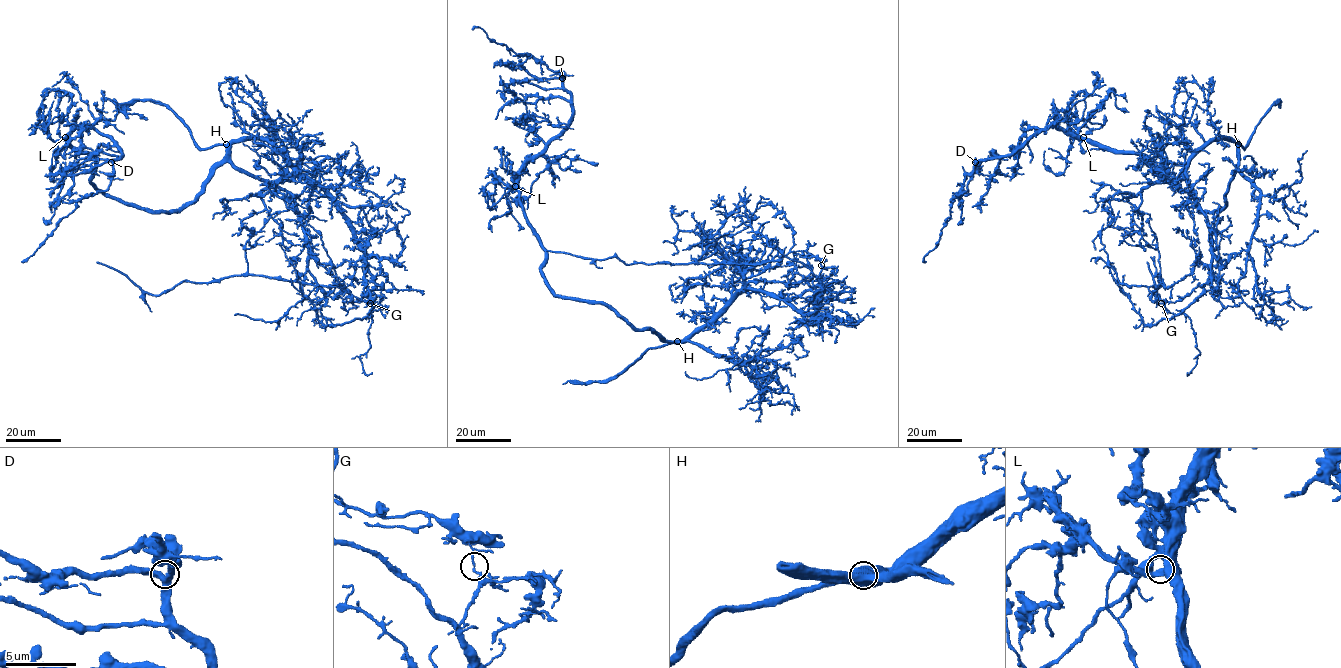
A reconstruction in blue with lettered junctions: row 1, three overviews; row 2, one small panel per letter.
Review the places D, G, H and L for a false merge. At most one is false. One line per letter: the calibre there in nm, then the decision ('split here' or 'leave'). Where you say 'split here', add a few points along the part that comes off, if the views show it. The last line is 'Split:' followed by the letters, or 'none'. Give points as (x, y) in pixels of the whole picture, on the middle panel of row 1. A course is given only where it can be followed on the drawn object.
D: 380 nm | leave
G: 130 nm | split here | (821, 265), (813, 255), (790, 252), (761, 263), (625, 264), (615, 257), (584, 259), (547, 250)
H: 550 nm | leave
L: 440 nm | leave
Split: G

